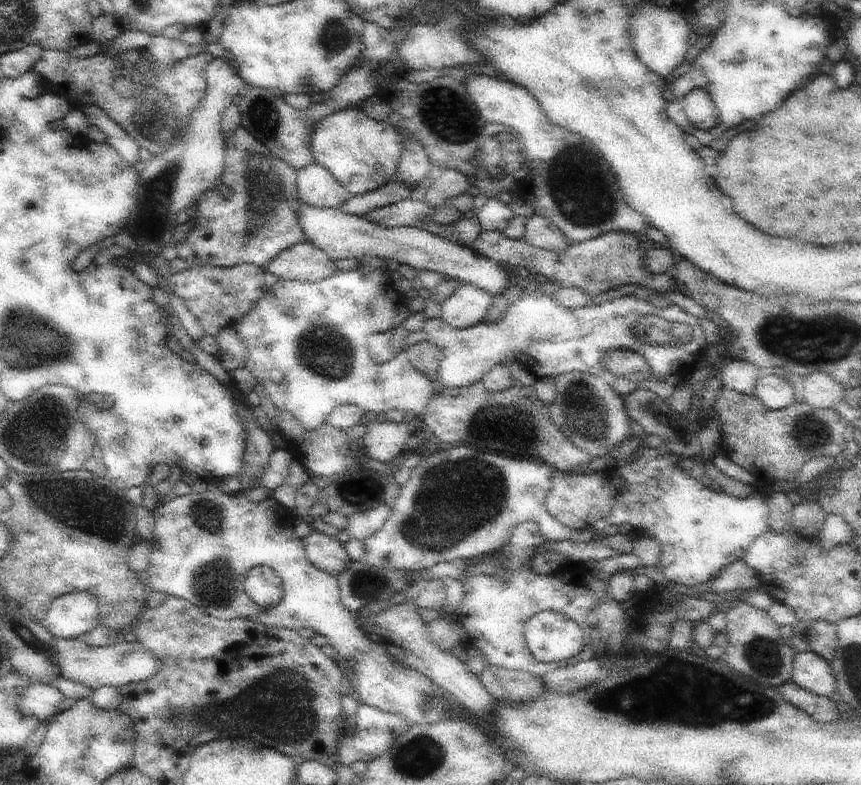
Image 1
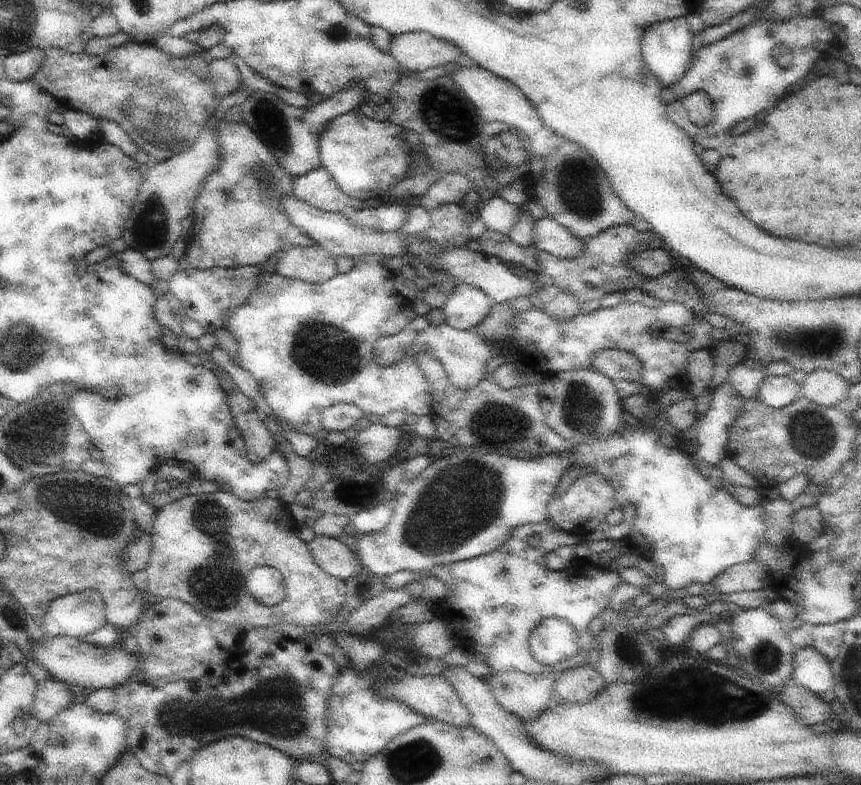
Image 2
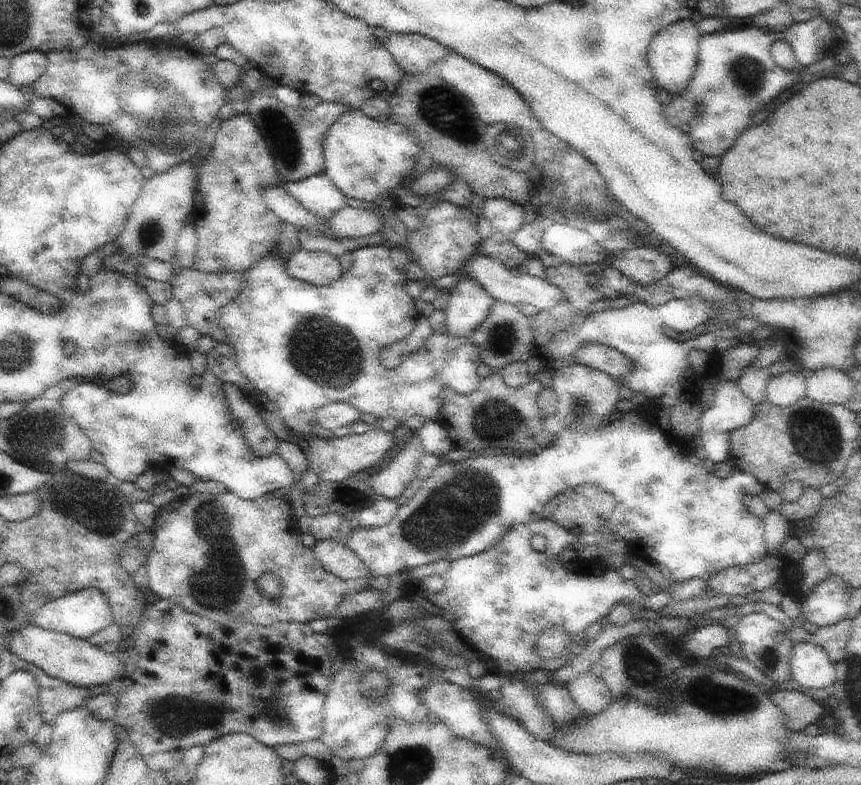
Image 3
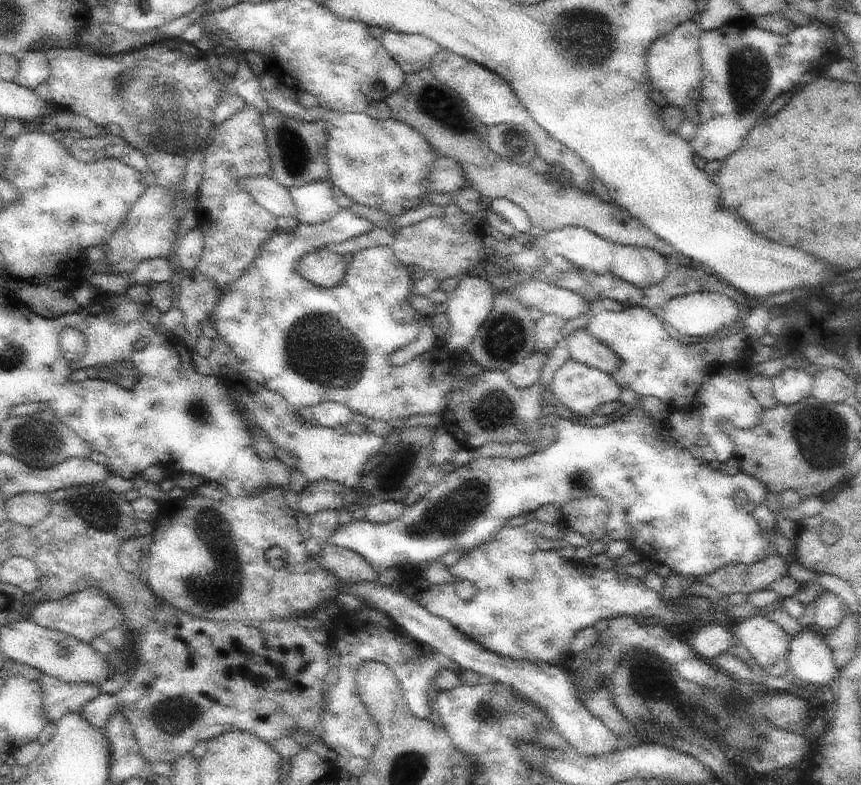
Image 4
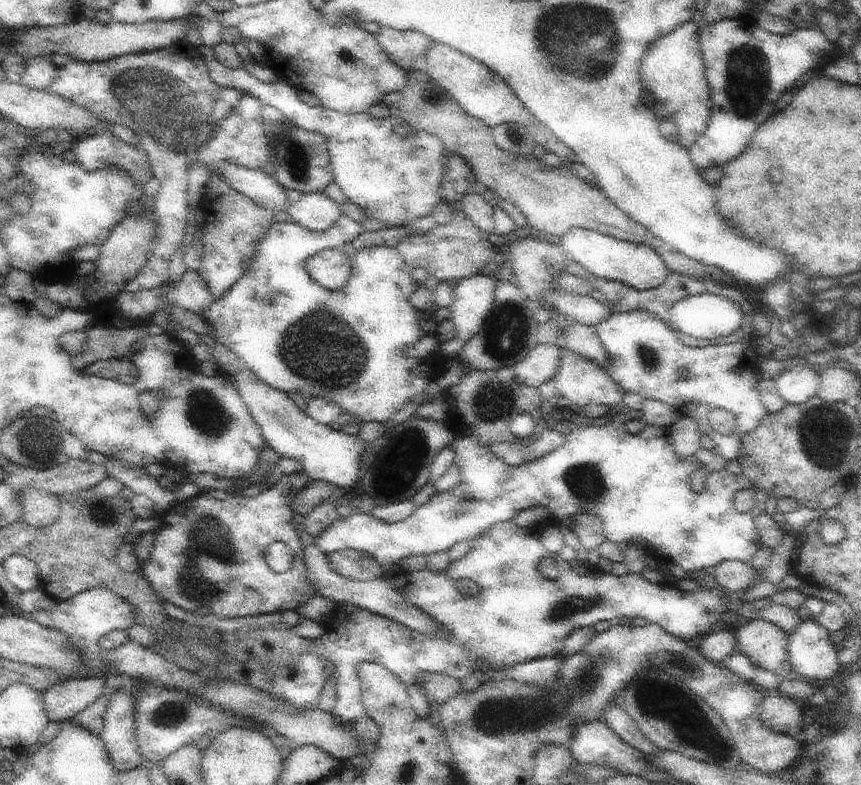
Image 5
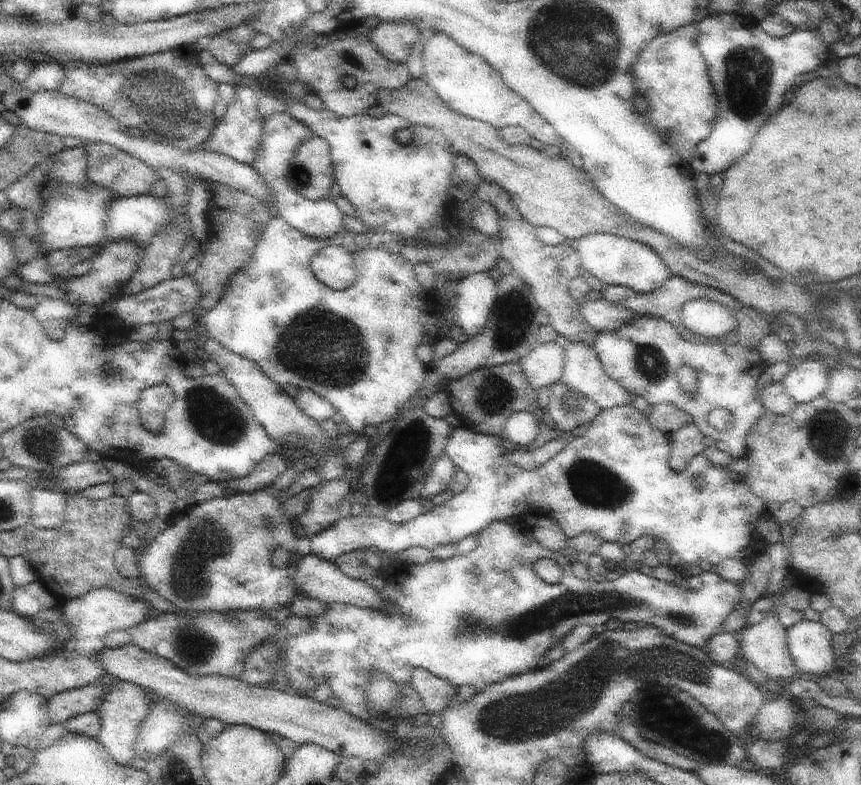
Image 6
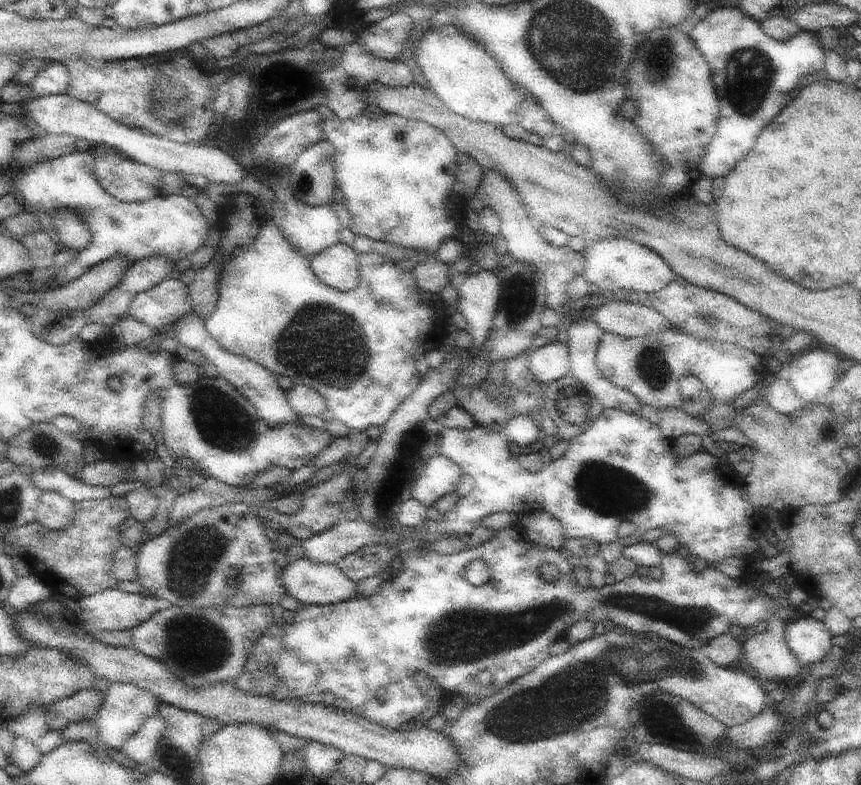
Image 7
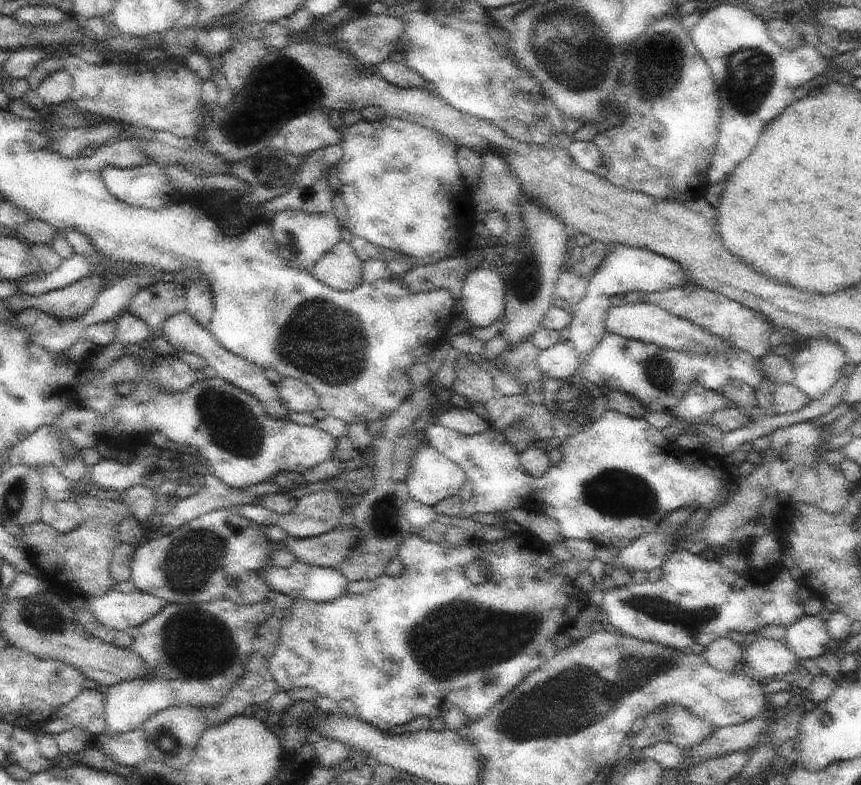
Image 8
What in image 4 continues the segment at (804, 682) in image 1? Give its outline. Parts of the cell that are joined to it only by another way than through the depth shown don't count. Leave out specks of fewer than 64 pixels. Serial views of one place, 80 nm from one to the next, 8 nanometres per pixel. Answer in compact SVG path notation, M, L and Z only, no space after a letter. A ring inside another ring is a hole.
M804 627L791 639L789 665L792 677L822 687L833 687L840 671L826 637L812 627Z

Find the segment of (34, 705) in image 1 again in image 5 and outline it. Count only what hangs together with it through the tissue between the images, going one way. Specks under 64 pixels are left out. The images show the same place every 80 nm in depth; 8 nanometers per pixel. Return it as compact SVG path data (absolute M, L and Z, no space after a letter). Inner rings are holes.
M106 675L87 679L55 681L43 692L50 721L64 723L94 704L106 688Z

